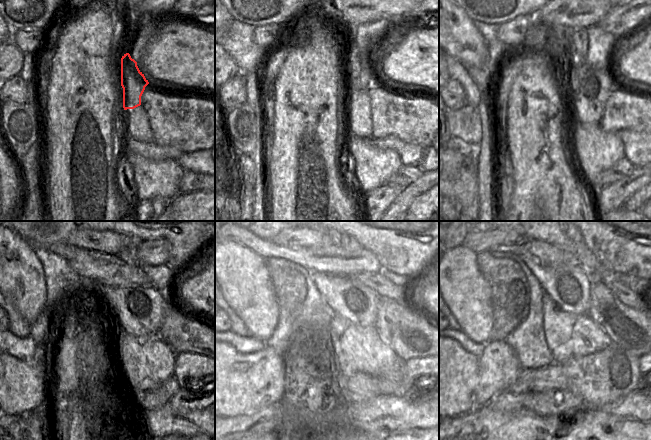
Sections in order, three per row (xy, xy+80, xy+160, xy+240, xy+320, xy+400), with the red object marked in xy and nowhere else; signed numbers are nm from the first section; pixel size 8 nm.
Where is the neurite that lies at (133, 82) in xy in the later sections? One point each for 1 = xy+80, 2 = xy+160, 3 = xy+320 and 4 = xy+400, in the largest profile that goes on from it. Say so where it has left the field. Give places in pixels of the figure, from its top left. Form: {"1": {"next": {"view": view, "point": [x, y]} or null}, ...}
{"1": {"next": {"view": "xy+80", "point": [358, 73]}}, "2": {"next": {"view": "xy+160", "point": [581, 42]}}, "3": {"next": {"view": "xy+320", "point": [348, 242]}}, "4": {"next": {"view": "xy+400", "point": [576, 241]}}}

